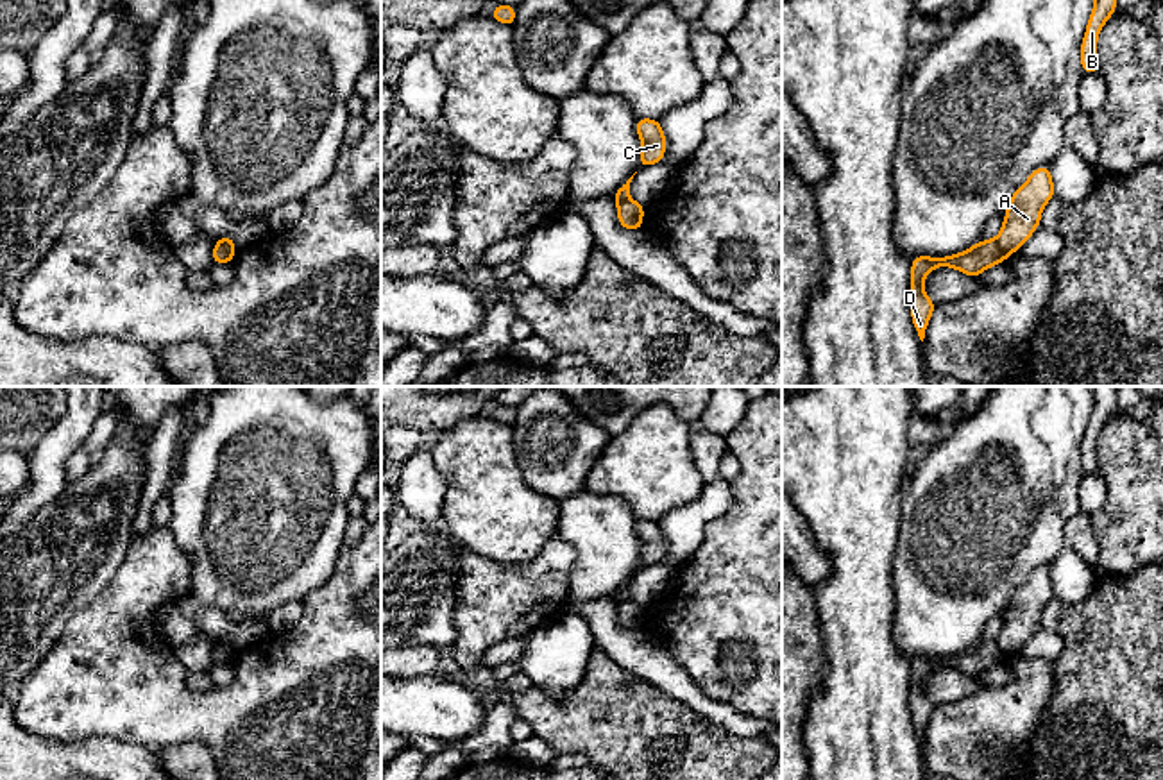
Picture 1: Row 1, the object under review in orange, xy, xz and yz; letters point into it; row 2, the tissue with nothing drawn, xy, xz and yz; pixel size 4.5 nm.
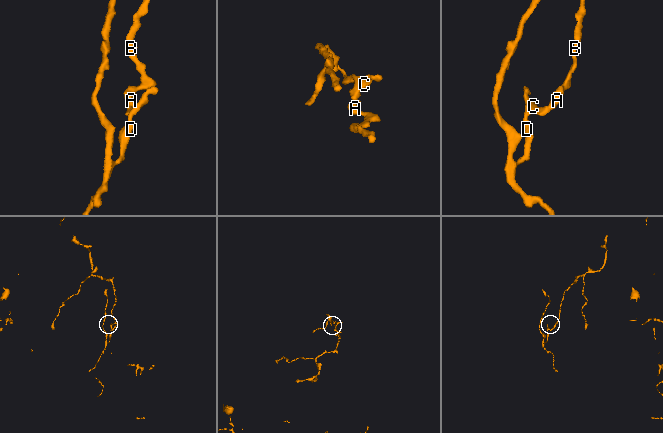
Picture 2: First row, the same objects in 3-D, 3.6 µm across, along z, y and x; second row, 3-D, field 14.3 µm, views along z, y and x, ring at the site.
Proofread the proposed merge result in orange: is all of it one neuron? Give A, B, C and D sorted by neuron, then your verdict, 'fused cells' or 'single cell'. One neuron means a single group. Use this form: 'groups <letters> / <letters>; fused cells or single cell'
groups A B / C D; fused cells

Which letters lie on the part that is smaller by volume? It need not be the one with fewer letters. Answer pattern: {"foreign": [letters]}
{"foreign": ["C", "D"]}

